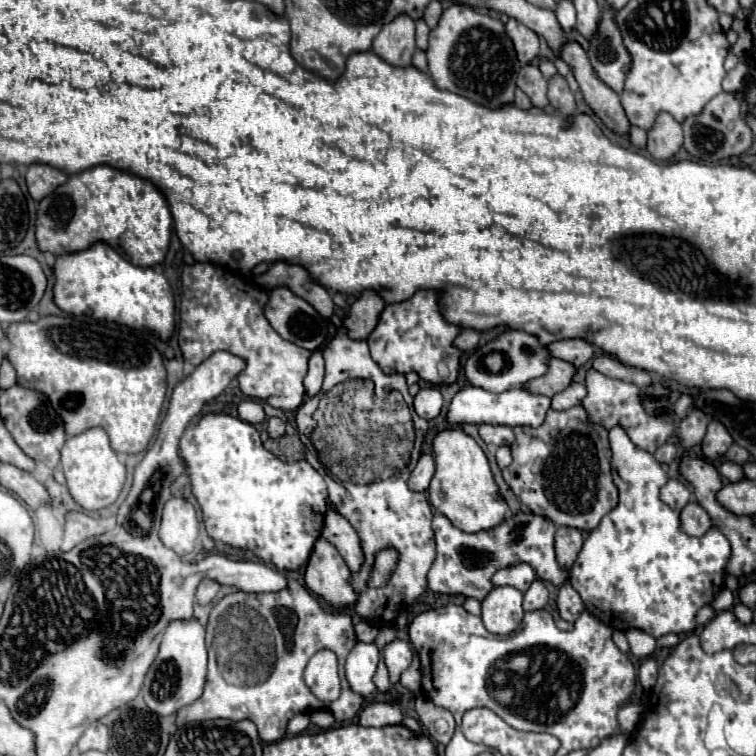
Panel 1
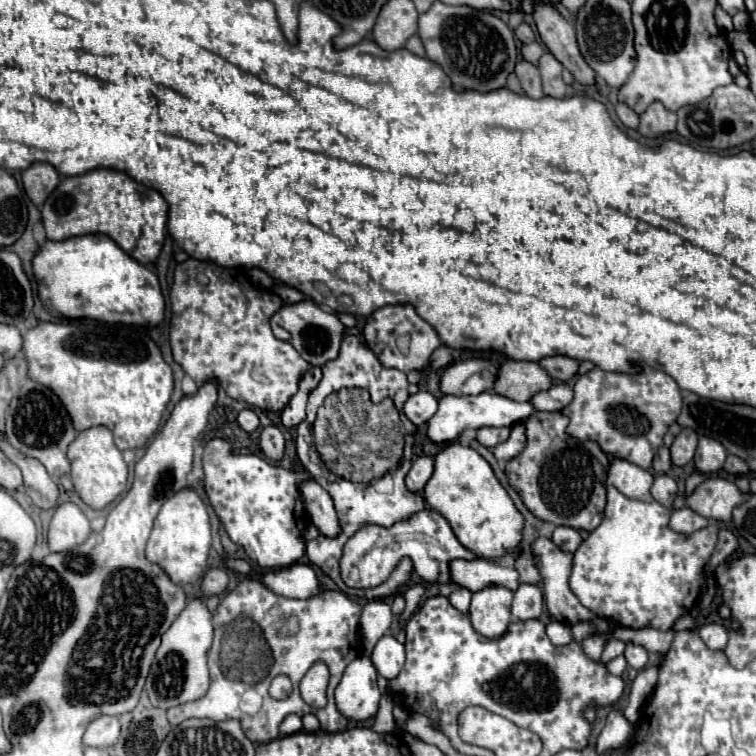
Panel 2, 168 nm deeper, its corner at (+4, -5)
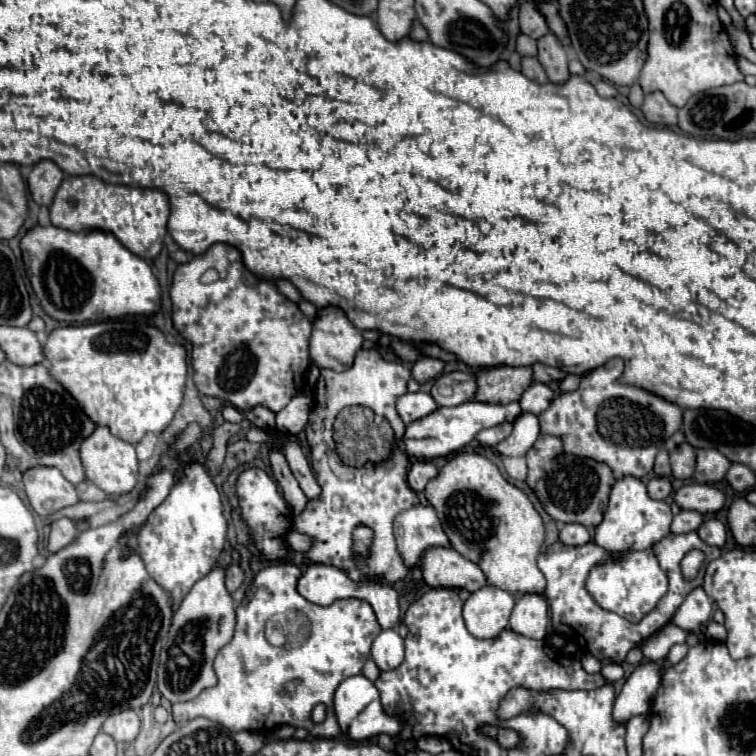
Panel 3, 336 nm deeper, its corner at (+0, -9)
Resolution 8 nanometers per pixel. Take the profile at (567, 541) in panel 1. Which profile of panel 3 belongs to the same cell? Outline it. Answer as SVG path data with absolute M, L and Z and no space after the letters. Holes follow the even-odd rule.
M567 523L559 531L559 539L565 545L585 545L591 541L591 535L589 535L587 527L583 527L579 523Z

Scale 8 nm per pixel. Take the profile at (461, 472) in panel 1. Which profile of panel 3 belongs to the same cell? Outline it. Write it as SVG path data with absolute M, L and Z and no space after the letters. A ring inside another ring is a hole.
M457 453L439 473L433 477L425 487L425 497L437 511L437 517L441 521L441 527L445 535L449 537L451 547L461 553L465 559L479 565L479 569L485 573L487 583L495 585L499 589L507 589L509 593L515 593L517 597L523 597L523 593L543 593L545 591L545 577L537 569L537 555L545 541L545 523L541 515L535 511L529 497L515 485L511 485L495 463L491 463L487 457L477 453Z

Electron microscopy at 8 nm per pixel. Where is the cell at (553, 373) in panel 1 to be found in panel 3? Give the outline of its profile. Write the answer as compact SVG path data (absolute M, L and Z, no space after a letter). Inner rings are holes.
M497 365L481 369L477 373L475 401L499 403L499 405L519 401L521 393L531 385L531 381L533 381L531 367Z

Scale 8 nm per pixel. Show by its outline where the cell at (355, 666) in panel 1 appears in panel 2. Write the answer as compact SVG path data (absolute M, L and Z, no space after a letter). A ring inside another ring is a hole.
M363 655L351 661L343 671L343 679L335 689L335 703L347 719L365 721L377 713L379 707L377 669L373 661Z

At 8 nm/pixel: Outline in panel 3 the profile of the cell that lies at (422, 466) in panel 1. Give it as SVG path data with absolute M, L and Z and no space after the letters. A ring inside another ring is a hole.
M415 461L409 469L409 487L413 491L423 491L425 485L437 475L437 467L429 461Z

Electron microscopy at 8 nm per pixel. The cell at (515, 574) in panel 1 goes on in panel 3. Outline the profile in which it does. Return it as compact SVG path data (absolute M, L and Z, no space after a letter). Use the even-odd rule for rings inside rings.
M431 547L421 557L423 581L429 587L453 587L477 591L487 585L483 571L451 547Z

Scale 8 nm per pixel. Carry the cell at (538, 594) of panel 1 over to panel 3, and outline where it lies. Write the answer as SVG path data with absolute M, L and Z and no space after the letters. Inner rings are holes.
M523 595L515 601L515 609L511 611L509 625L515 633L531 637L531 639L545 639L549 623L549 609L543 595Z

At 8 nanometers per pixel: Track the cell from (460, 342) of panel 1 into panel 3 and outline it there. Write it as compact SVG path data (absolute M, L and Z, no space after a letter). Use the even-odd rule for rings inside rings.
M423 357L419 359L413 369L411 369L411 377L417 381L417 383L427 383L431 379L435 379L441 371L443 371L445 363L439 361L439 359L431 359L431 357Z

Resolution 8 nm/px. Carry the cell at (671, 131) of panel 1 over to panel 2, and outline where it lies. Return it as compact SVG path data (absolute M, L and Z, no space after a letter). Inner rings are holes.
M653 103L641 115L639 133L643 137L661 137L661 135L673 133L675 125L677 125L677 115L667 111L661 103Z

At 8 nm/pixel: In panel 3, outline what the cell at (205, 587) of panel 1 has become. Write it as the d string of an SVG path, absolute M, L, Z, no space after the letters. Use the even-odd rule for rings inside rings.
M231 565L229 571L227 571L227 589L229 589L231 593L233 593L235 589L239 589L241 583L243 583L243 577L245 577L243 569L241 569L239 565Z

